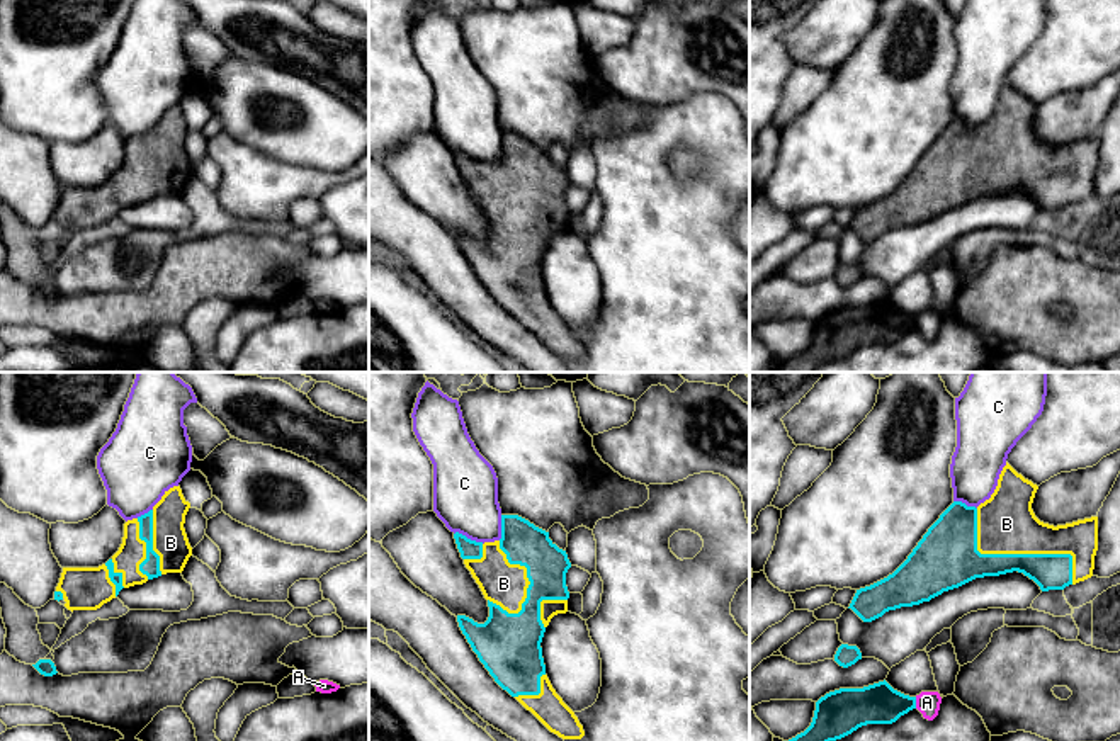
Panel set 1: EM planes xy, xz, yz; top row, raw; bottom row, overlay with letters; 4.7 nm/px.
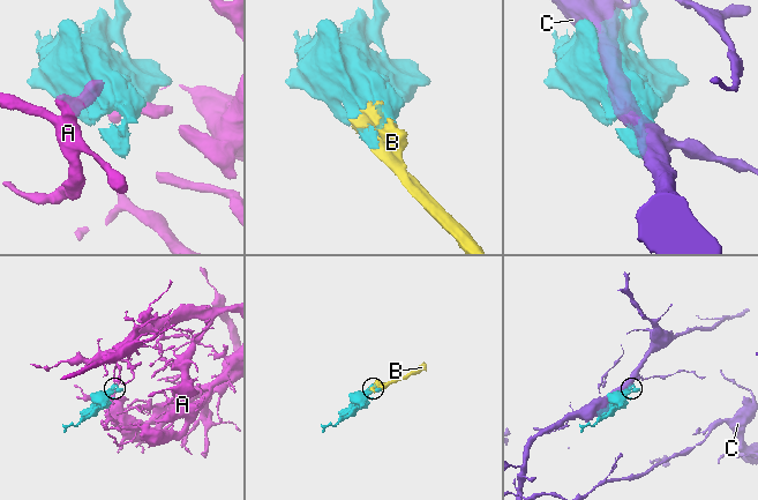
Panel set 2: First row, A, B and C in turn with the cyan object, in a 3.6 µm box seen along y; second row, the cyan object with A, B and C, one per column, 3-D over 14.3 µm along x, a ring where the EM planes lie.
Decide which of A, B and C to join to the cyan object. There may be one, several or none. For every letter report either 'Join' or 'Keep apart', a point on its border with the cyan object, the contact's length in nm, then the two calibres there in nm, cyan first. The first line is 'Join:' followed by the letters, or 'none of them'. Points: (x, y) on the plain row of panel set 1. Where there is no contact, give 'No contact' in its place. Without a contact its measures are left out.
Join: B
A: Keep apart. Touches cyan at yz (915, 322). Shared border 60 nm. Thickness 190 nm (cyan) against 110 nm
B: Join. Touches cyan at yz (1018, 174). Shared border 600 nm. Thickness 180 nm (cyan) against 280 nm
C: Keep apart. Touches cyan at xz (469, 158). Shared border 150 nm. Thickness 100 nm (cyan) against 300 nm

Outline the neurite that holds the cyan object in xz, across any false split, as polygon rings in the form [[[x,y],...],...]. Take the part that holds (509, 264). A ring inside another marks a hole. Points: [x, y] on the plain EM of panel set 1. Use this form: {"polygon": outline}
{"polygon": [[[501,134],[500,160],[483,163],[459,151],[454,158],[489,226],[484,243],[457,235],[472,270],[495,301],[551,352],[581,359],[583,345],[552,308],[540,267],[551,238],[568,231],[566,170],[518,134]]]}

